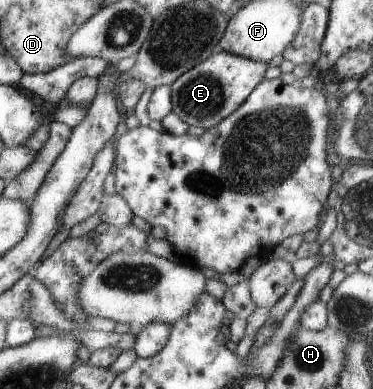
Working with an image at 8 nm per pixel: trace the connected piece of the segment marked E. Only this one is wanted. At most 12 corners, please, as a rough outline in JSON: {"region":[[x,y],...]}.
{"region":[[220,50],[169,83],[171,111],[208,129],[267,63]]}

